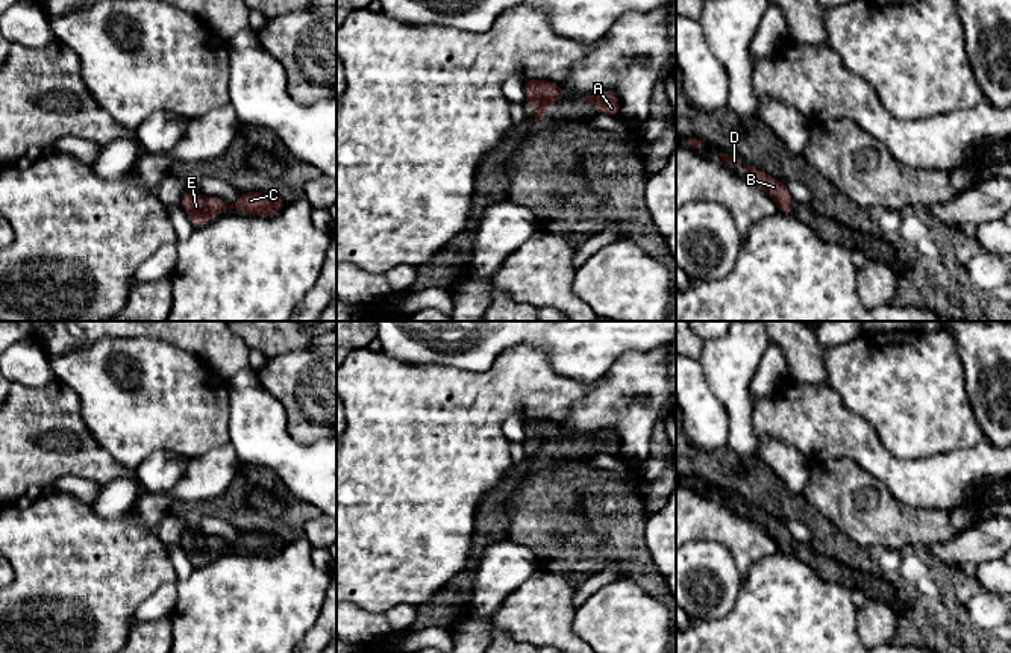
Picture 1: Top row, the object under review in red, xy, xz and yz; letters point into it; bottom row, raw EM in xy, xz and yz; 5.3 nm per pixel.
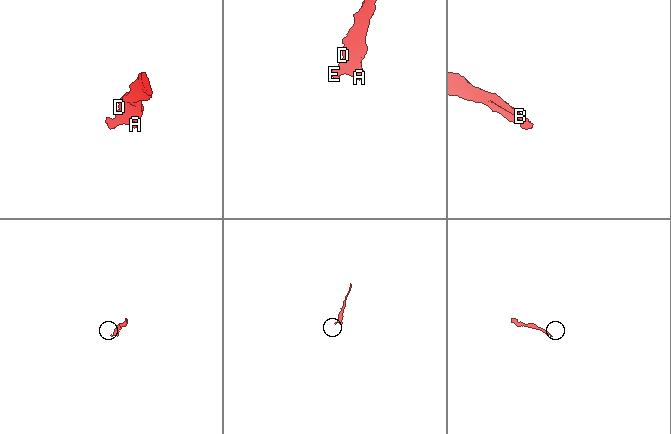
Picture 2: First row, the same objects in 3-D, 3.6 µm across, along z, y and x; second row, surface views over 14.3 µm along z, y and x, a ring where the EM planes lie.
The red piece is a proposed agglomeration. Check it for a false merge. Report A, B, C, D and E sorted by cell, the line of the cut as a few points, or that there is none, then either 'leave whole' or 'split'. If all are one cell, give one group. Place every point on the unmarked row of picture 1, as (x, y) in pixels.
A B C D E | no cut | leave whole

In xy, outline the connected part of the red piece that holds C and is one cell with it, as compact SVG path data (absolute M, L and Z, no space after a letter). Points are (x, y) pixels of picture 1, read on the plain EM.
M183 530L180 541L196 567L215 559L226 548L273 558L283 548L285 542L285 538L265 532L241 532L233 544L227 544L218 536L196 535L189 530Z

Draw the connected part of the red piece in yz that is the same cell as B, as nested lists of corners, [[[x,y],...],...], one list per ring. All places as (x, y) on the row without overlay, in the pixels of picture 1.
[[[744,506],[747,511],[747,517],[759,527],[762,527],[776,542],[779,551],[785,555],[791,555],[794,550],[794,539],[790,535],[785,521],[781,521],[770,514],[755,508]]]

